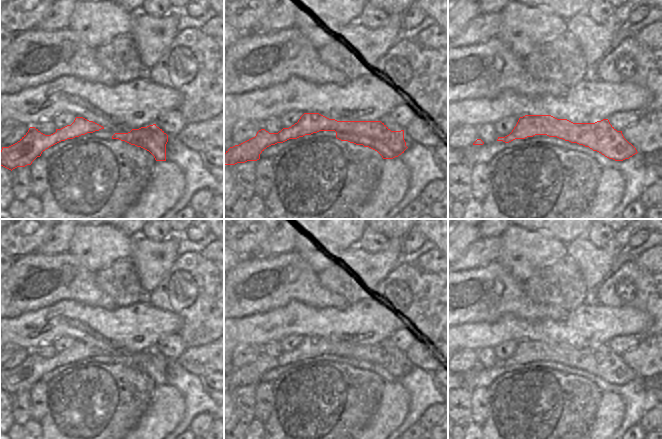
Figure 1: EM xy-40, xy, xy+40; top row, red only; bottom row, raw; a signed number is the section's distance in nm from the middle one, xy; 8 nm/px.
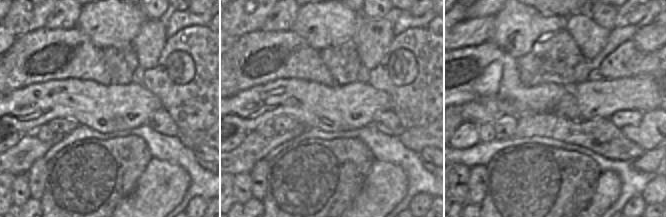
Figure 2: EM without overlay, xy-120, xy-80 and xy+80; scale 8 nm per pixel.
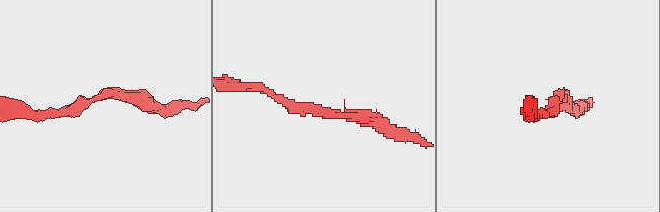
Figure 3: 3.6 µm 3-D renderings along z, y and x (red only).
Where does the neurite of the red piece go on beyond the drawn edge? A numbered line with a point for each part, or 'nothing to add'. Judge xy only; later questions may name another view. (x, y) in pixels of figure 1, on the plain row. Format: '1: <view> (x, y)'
nothing to add

